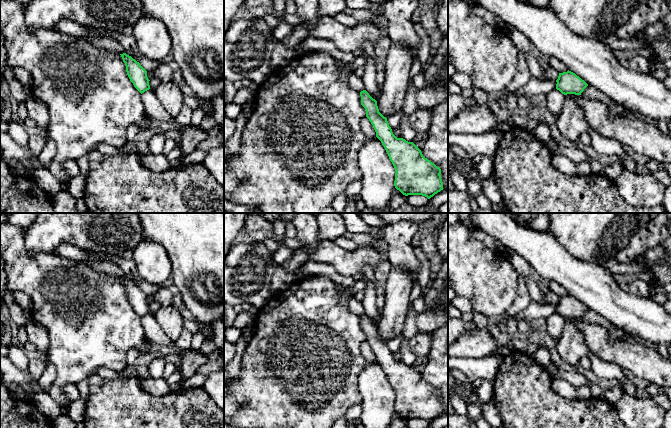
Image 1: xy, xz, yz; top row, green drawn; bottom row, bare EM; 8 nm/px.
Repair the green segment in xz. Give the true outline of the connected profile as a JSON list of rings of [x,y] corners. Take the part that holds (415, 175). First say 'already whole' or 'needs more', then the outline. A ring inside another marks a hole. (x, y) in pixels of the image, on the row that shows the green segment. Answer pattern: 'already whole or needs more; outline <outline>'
already whole; outline [[[366,90],[360,96],[366,117],[395,168],[395,188],[405,196],[422,195],[428,199],[443,190],[441,169],[425,158],[413,142],[393,134],[387,118],[379,112],[377,101]]]

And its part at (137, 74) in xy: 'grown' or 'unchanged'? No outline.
unchanged

